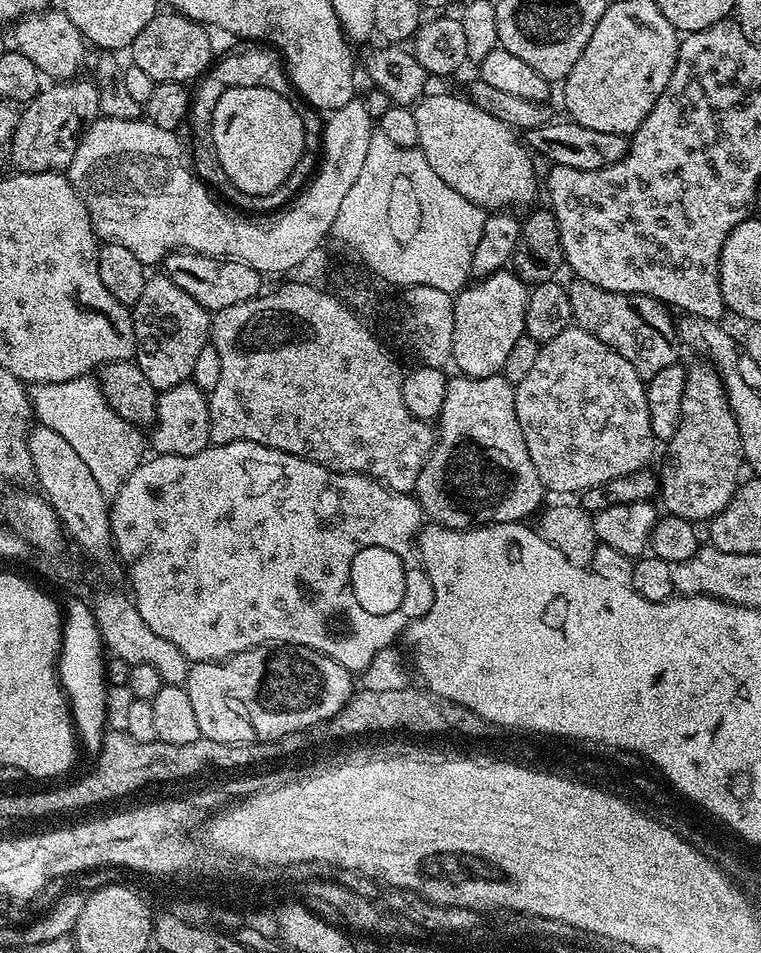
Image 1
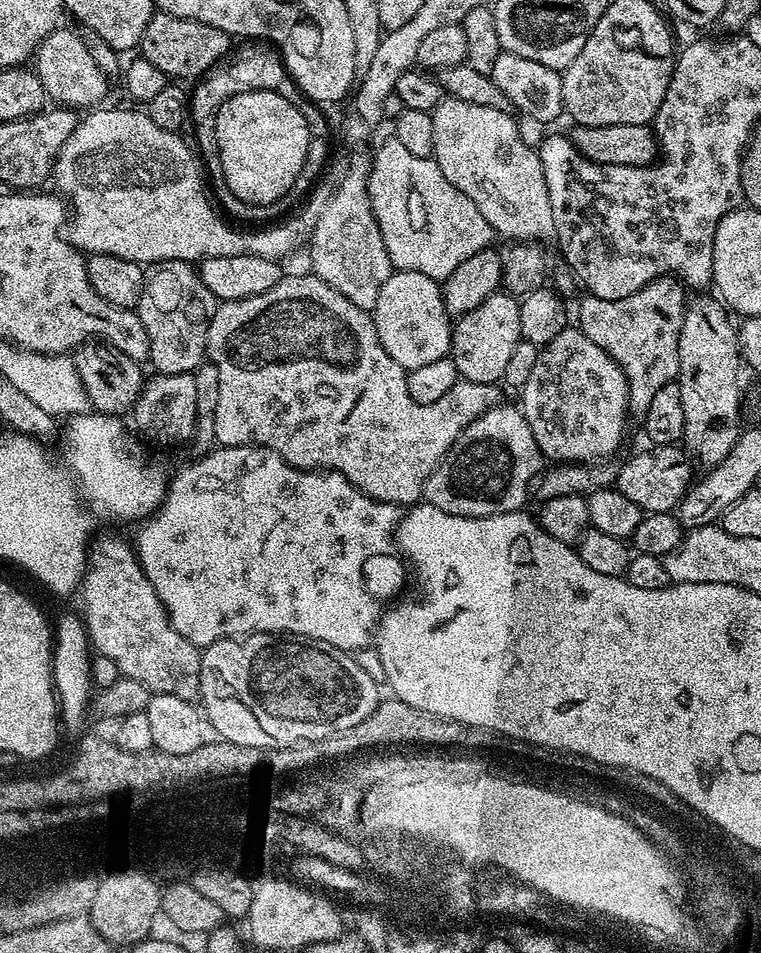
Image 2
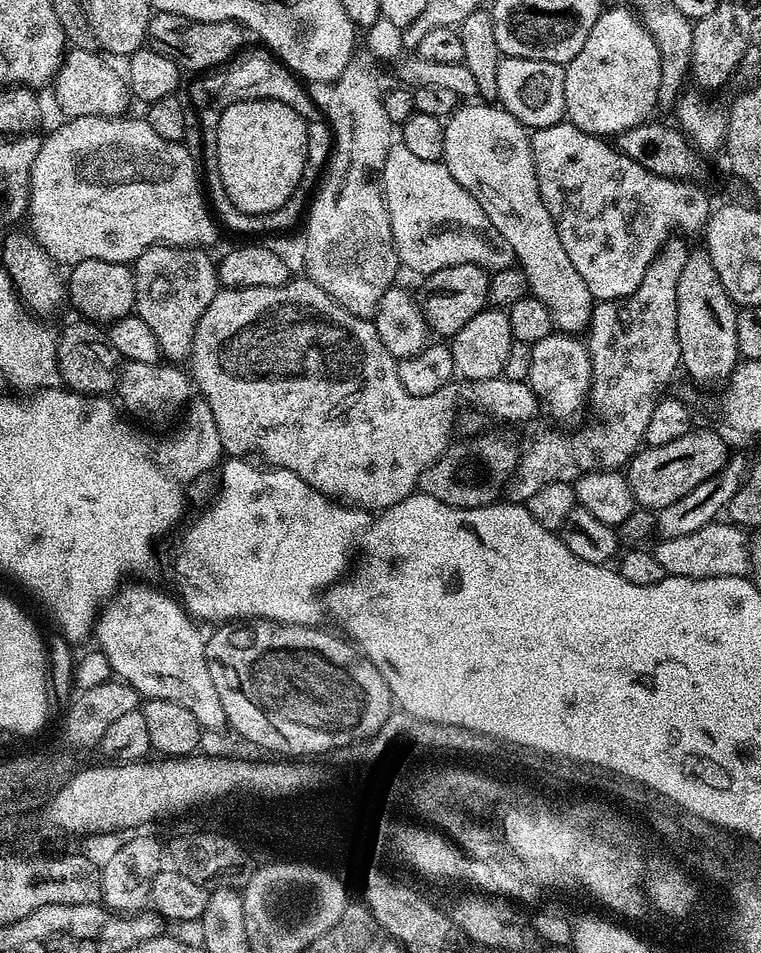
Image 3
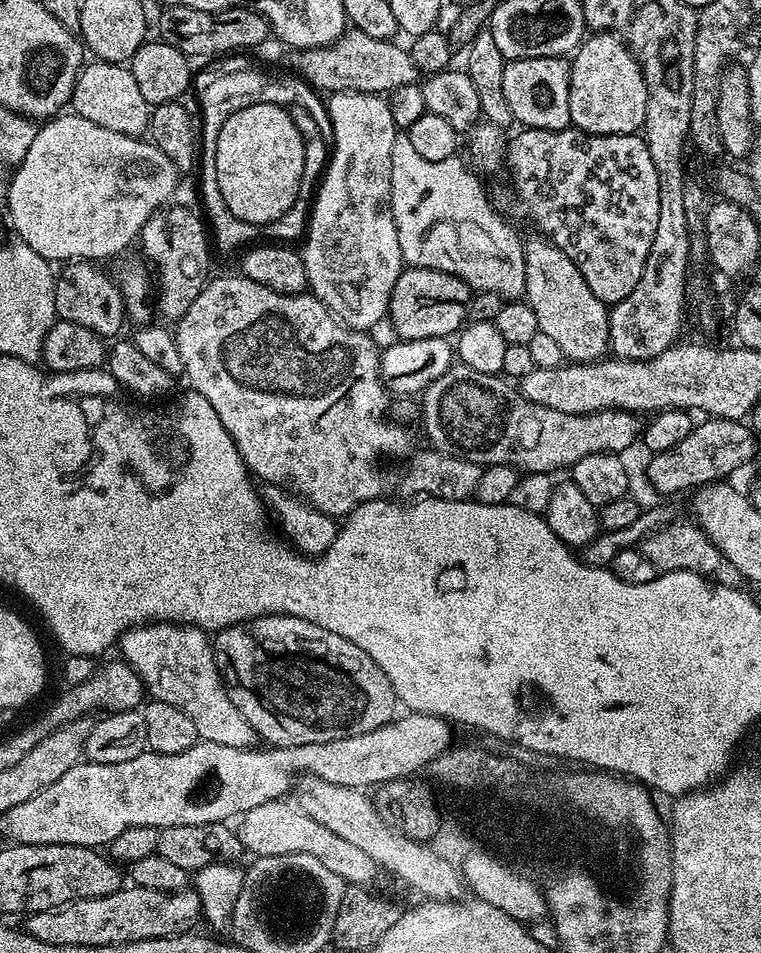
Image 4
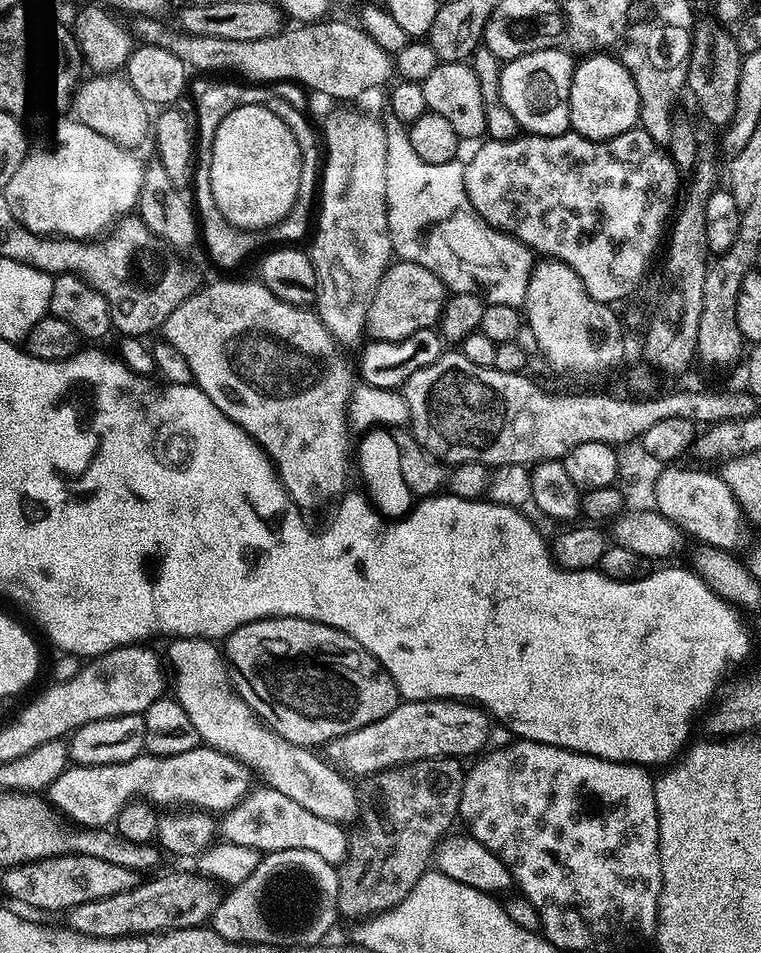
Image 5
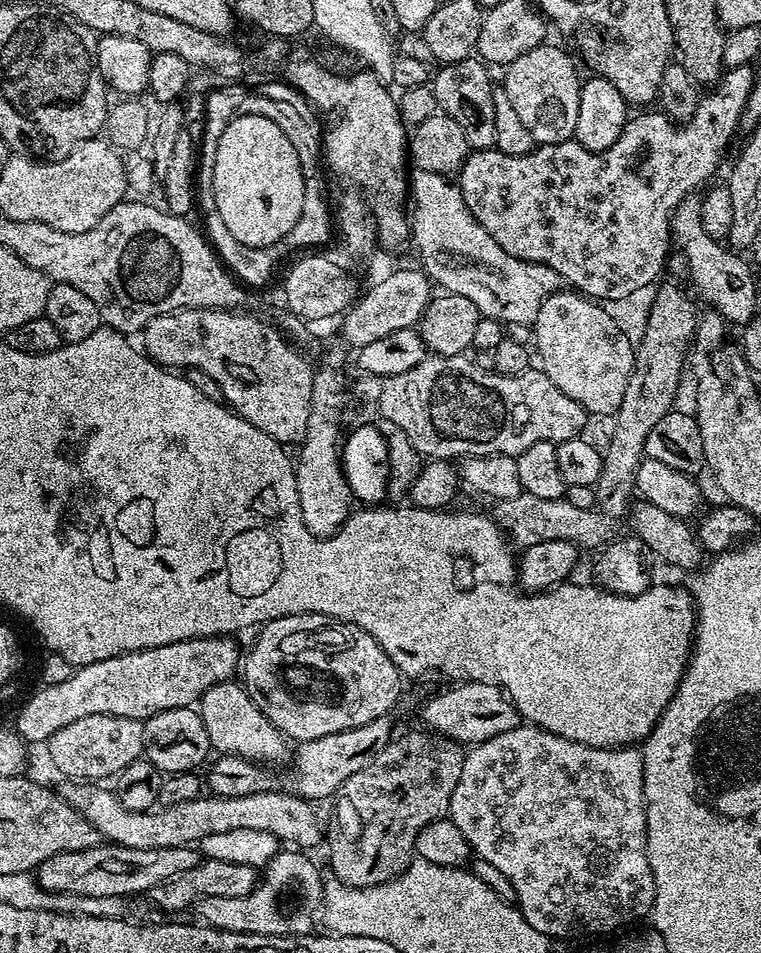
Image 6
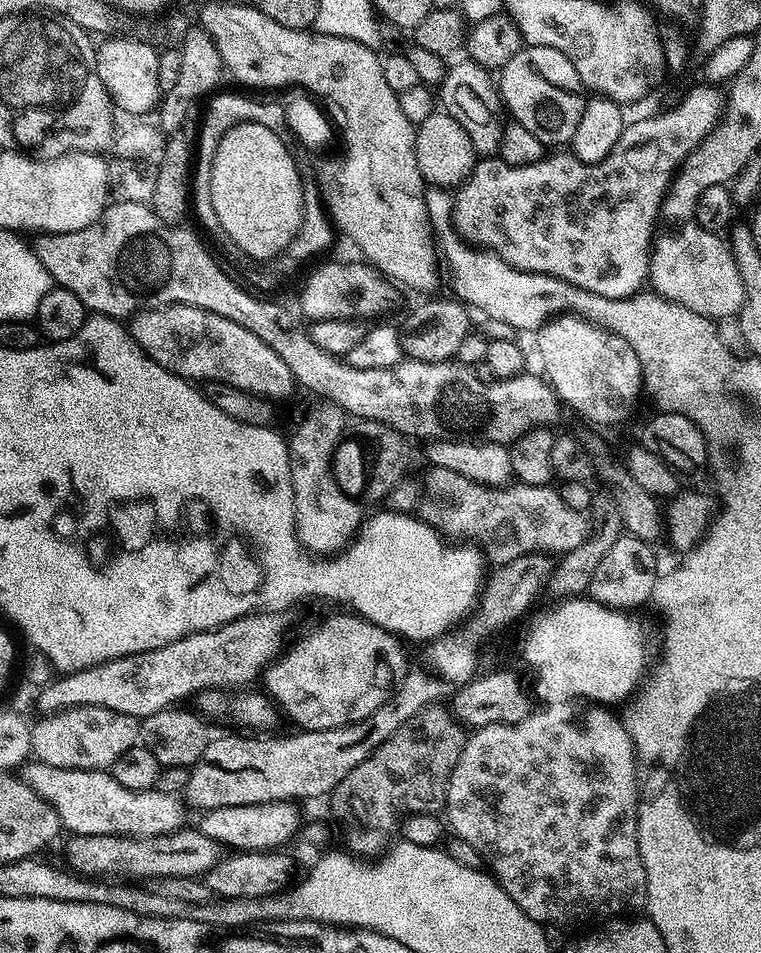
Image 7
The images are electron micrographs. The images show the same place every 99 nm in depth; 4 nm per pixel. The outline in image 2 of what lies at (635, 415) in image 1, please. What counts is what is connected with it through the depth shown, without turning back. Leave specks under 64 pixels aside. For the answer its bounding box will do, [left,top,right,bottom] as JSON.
[518,326,630,464]

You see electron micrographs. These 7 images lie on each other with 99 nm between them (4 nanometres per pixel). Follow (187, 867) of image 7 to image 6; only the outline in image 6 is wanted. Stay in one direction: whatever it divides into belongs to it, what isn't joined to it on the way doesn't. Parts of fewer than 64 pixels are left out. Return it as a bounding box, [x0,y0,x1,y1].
[34,842,201,898]

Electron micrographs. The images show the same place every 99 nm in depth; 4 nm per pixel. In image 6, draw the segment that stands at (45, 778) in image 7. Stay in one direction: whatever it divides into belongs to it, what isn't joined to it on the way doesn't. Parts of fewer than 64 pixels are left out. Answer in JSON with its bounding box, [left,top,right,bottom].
[62,782,322,850]

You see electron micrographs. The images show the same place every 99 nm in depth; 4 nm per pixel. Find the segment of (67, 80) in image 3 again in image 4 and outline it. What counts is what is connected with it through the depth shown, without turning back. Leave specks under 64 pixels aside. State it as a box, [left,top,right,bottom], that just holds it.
[70,60,151,137]

